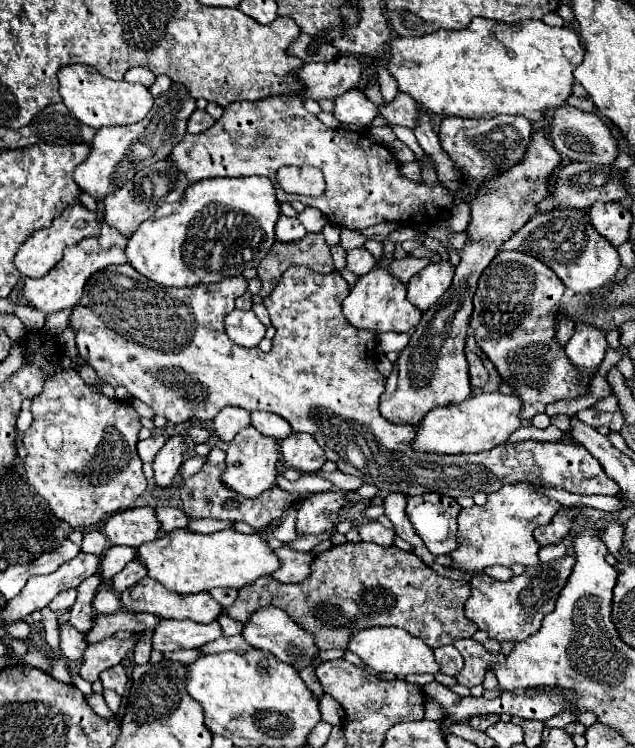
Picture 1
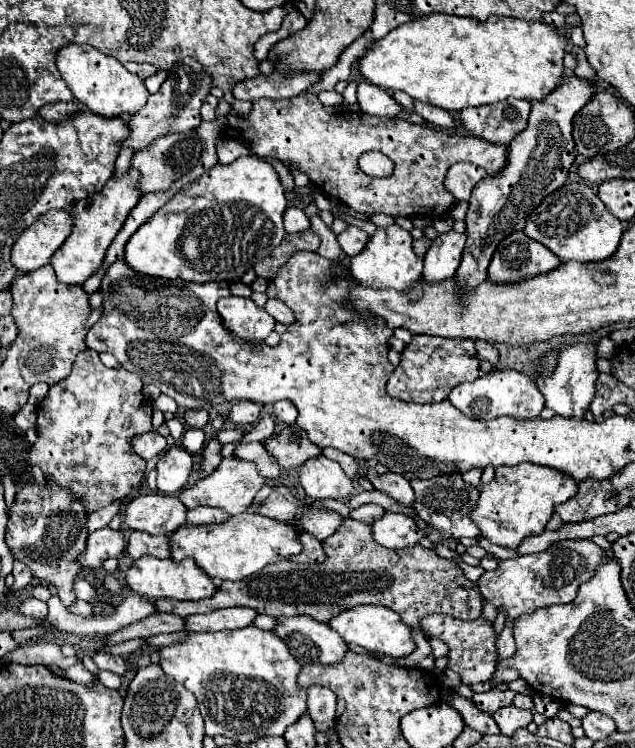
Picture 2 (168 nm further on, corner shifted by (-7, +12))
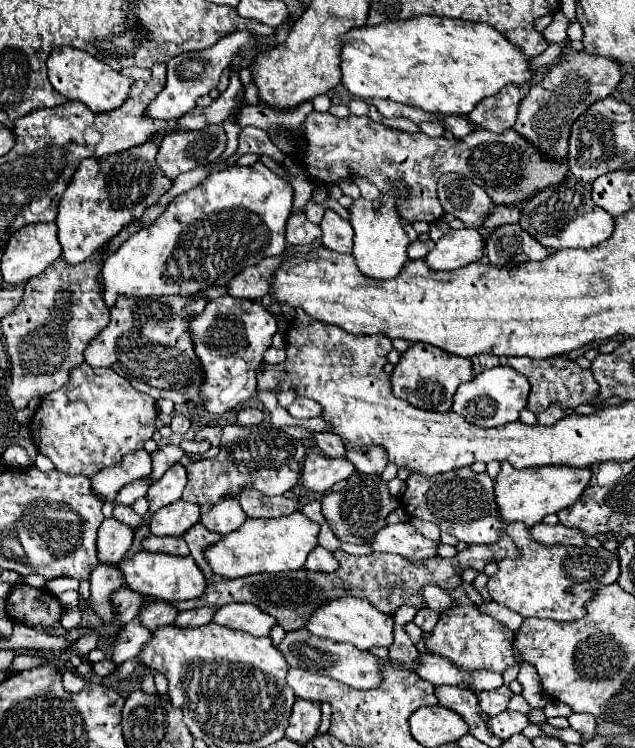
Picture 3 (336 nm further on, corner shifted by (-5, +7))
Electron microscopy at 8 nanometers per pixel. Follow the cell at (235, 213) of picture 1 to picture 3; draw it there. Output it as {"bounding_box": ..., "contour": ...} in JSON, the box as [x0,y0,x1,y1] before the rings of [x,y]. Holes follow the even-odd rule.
{"bounding_box":[102,161,294,307],"contour":[[[262,161],[250,167],[228,167],[206,177],[194,189],[178,195],[168,209],[146,229],[130,235],[102,265],[102,293],[108,307],[122,297],[162,297],[162,295],[194,295],[214,285],[226,285],[246,267],[258,265],[262,259],[282,255],[286,251],[284,229],[292,215],[294,191],[290,183],[270,171]]]}

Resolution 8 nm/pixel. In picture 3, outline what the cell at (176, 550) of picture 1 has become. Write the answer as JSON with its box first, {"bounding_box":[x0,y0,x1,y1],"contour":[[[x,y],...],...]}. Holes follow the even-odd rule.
{"bounding_box":[206,511,320,579],"contour":[[[302,511],[284,519],[246,519],[246,523],[230,535],[224,535],[216,545],[206,549],[206,559],[214,573],[226,579],[238,579],[256,573],[282,573],[302,569],[306,557],[318,547],[320,525],[310,521]]]}

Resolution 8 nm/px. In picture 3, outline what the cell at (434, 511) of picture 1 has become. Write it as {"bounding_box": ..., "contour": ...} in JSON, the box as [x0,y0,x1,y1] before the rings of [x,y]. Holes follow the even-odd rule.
{"bounding_box":[400,467,504,545],"contour":[[[472,467],[438,473],[436,477],[410,473],[406,481],[406,493],[400,497],[400,501],[410,517],[430,521],[438,525],[440,531],[446,531],[468,545],[498,541],[500,531],[504,529],[504,521],[500,521],[500,513],[494,501],[494,481],[486,471],[474,473]]]}

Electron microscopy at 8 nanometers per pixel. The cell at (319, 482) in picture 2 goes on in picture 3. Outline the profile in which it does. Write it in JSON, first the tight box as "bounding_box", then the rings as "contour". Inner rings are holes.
{"bounding_box":[302,453,356,493],"contour":[[[310,453],[302,469],[302,485],[314,493],[328,493],[336,481],[348,479],[356,467],[346,457],[326,457],[322,453]]]}

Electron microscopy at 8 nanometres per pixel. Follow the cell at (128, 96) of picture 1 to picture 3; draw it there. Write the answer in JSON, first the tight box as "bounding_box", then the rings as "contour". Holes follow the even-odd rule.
{"bounding_box":[46,47,132,113],"contour":[[[74,47],[52,49],[46,65],[48,65],[48,79],[52,87],[66,99],[76,99],[76,101],[86,103],[94,113],[104,113],[104,111],[112,111],[120,107],[126,101],[128,89],[132,85],[132,79],[110,69],[106,63],[98,61],[86,51],[80,51]]]}

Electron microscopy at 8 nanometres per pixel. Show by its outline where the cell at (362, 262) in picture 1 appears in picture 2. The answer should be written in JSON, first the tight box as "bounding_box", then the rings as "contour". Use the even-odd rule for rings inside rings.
{"bounding_box":[338,226,368,256],"contour":[[[348,226],[342,234],[338,234],[338,242],[342,246],[342,250],[348,254],[348,256],[356,256],[364,250],[364,246],[368,244],[368,234],[356,226]]]}

